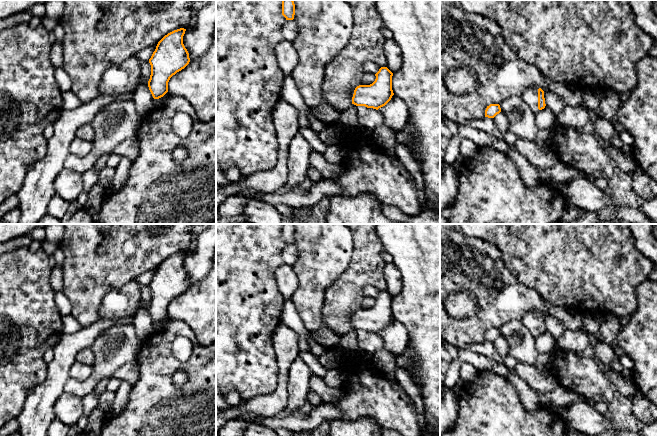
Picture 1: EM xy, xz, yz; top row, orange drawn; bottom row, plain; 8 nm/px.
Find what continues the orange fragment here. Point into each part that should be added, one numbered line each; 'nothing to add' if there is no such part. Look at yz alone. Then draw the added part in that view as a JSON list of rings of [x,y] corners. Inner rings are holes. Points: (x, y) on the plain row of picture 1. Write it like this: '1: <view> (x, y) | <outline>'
1: yz (530, 320) | [[[531,310],[527,312],[521,320],[534,338],[540,335],[538,333],[538,313],[539,311],[537,310]]]

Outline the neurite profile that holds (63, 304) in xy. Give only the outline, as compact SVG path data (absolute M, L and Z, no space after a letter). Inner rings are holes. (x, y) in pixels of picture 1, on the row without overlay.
M58 291L55 293L55 302L62 317L71 314L71 303L62 291Z

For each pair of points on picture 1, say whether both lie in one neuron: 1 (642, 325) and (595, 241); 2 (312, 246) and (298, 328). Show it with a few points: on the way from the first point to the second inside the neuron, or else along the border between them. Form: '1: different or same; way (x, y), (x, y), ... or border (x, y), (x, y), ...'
1: different; border (635, 288), (637, 309), (631, 316)
2: different; border (289, 299), (302, 323), (309, 331)

